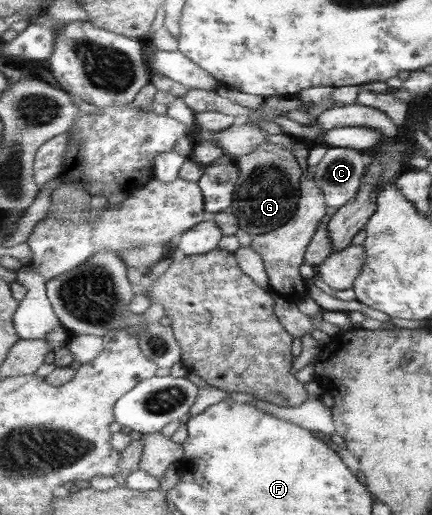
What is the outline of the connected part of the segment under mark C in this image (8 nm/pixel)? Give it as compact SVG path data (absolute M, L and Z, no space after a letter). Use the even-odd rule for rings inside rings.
M331 148L315 167L315 181L324 189L329 207L339 209L360 191L369 166L362 151Z

